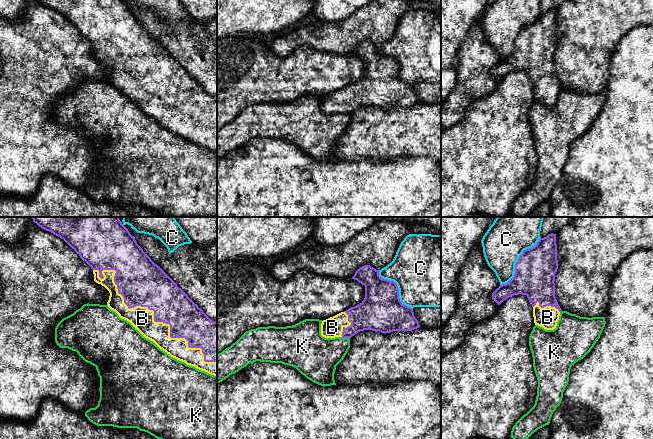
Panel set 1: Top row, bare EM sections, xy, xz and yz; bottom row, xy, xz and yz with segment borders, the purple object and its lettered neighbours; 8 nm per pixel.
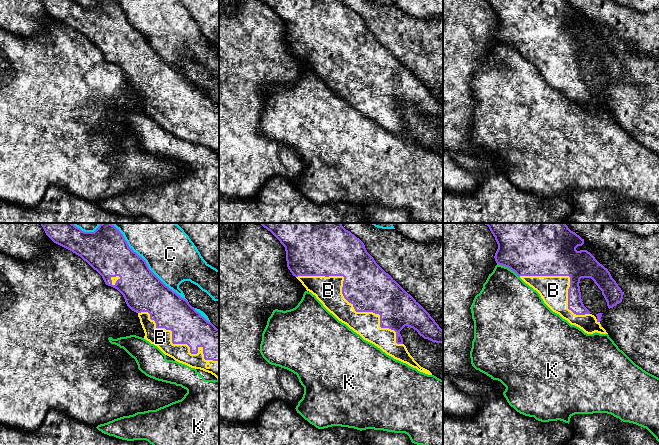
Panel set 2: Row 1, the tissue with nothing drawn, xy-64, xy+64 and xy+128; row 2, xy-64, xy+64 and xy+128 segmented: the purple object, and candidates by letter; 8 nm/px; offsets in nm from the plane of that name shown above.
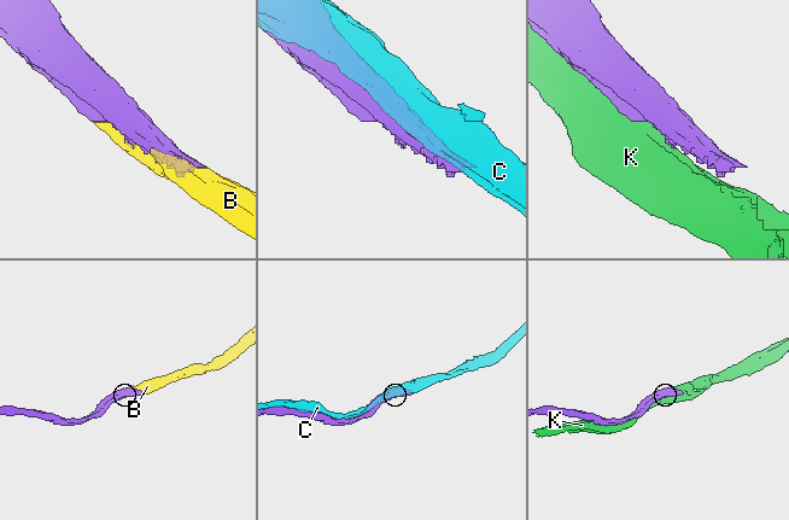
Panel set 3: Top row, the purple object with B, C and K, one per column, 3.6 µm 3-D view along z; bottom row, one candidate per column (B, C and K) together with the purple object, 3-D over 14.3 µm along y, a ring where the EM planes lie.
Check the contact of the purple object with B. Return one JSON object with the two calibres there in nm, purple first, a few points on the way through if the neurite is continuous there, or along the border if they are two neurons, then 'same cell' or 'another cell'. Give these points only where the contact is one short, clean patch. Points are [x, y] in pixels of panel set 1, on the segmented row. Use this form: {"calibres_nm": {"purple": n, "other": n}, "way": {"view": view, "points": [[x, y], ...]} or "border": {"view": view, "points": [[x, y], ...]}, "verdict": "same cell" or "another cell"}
{"calibres_nm": {"purple": 380, "other": 180}, "verdict": "same cell"}

